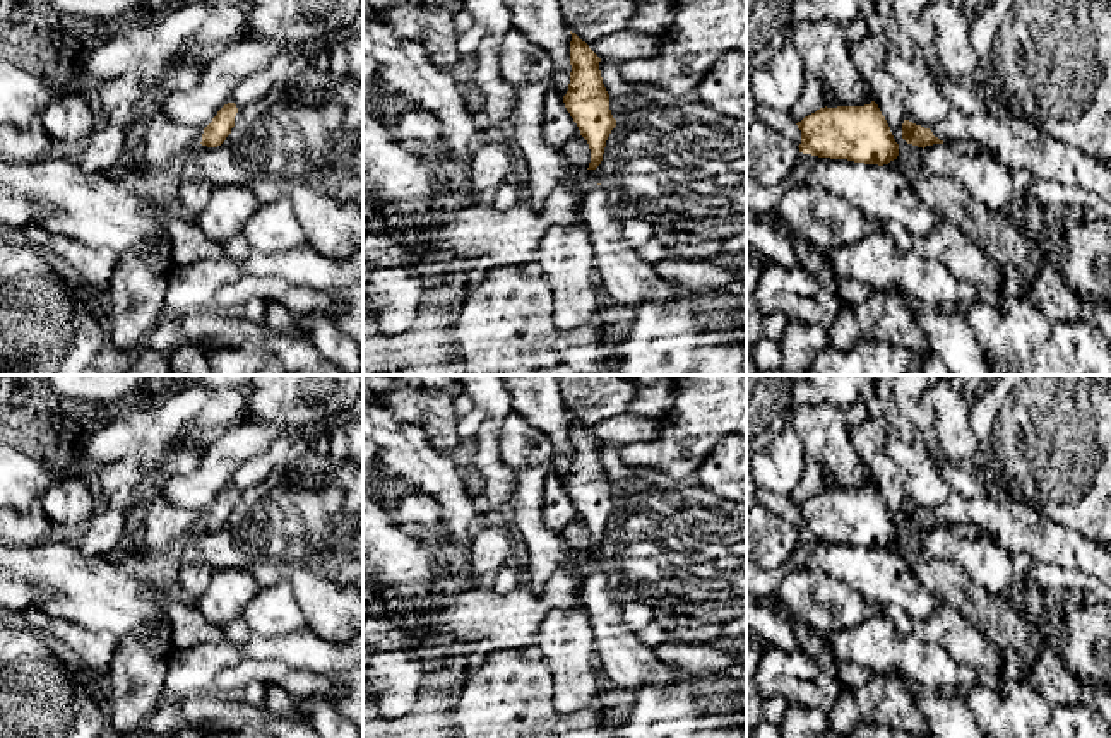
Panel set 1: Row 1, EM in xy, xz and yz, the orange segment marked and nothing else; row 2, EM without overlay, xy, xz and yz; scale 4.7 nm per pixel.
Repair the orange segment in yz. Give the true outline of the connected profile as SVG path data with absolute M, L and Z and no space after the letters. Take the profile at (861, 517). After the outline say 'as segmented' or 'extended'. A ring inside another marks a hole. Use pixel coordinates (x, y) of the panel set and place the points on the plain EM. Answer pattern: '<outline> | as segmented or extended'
M875 485L864 490L825 490L796 509L803 538L878 550L899 539L899 527Z | as segmented

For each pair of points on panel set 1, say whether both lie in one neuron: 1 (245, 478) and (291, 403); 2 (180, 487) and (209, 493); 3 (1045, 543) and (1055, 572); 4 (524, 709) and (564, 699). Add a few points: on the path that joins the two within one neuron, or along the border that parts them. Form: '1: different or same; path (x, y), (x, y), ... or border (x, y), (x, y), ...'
1: different; border (331, 418), (291, 430)
2: same; path (187, 490), (202, 493)
3: different; border (1036, 560), (1091, 574)
4: different; border (546, 663), (552, 704), (560, 713), (576, 713)

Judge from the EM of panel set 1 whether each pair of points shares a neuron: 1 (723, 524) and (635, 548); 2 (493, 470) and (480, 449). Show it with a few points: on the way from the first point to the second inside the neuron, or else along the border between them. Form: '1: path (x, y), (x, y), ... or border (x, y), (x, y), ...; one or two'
1: path (701, 526), (694, 526), (658, 547); one
2: path (490, 464), (483, 454); one

